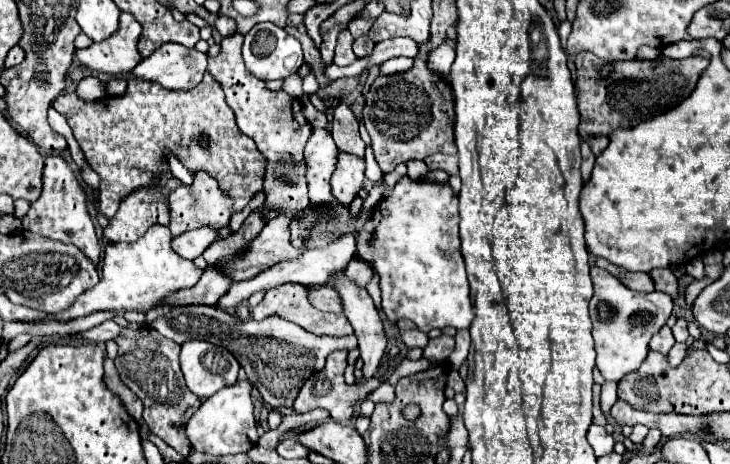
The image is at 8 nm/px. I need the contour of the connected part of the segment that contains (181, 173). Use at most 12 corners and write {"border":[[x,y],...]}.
{"border":[[163,153],[173,175],[185,185],[193,182],[191,173],[170,153]]}

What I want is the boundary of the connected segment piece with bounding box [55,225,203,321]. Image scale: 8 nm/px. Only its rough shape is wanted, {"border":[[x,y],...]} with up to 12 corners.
{"border":[[153,225],[109,243],[103,279],[55,319],[149,311],[201,277]]}

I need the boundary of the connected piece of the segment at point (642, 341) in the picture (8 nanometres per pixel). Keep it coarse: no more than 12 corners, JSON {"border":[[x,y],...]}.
{"border":[[591,267],[597,369],[637,371],[673,313],[661,291],[637,293]]}

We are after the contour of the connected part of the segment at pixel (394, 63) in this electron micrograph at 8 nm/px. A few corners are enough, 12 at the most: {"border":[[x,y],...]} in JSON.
{"border":[[393,57],[381,63],[383,75],[407,71],[413,65],[409,57]]}

